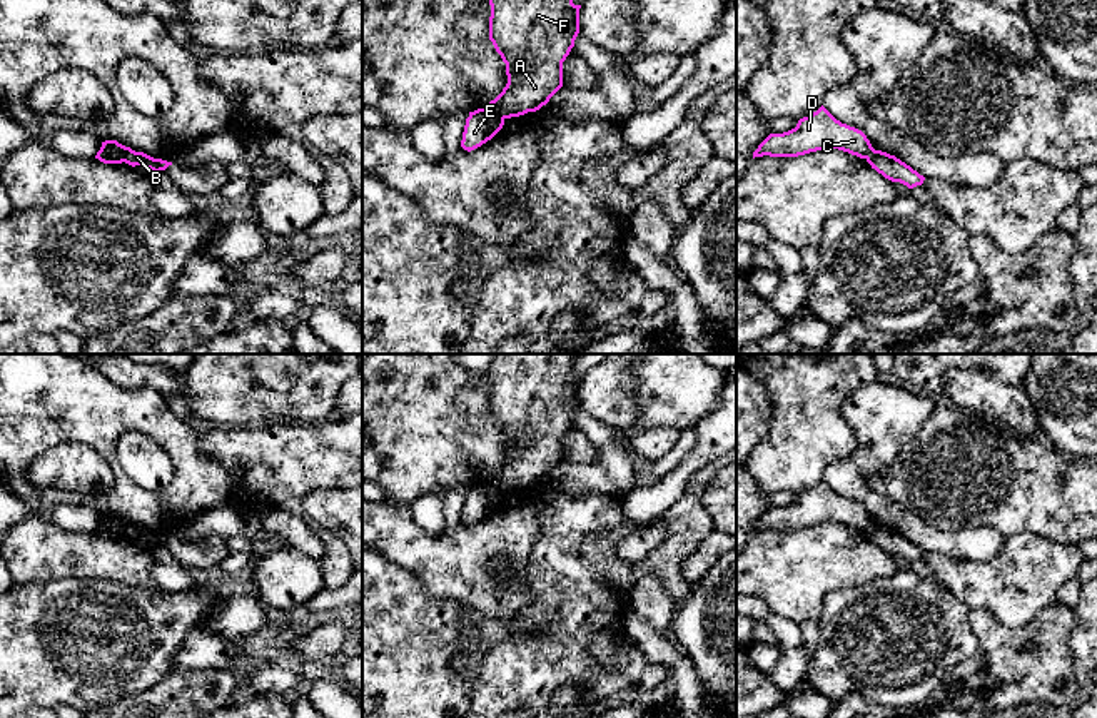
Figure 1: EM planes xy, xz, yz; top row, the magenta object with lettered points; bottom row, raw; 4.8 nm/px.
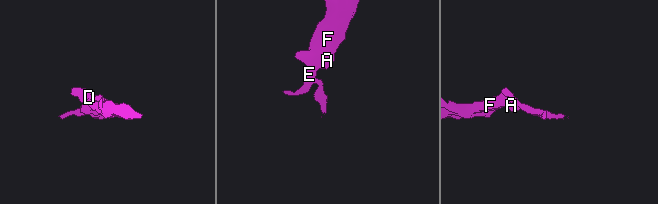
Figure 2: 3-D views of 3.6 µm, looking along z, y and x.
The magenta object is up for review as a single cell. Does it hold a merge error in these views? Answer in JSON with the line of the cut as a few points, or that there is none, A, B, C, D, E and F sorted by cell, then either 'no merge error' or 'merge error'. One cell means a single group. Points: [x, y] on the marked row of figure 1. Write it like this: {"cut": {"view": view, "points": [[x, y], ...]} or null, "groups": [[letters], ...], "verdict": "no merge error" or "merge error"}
{"cut": {"view": "xy", "points": [[101, 147], [122, 161]]}, "groups": [["A", "B", "C", "D", "F"], ["E"]], "verdict": "merge error"}

